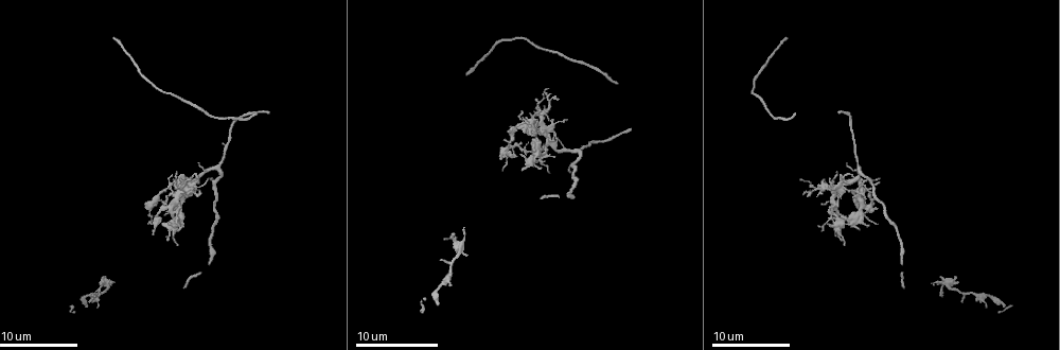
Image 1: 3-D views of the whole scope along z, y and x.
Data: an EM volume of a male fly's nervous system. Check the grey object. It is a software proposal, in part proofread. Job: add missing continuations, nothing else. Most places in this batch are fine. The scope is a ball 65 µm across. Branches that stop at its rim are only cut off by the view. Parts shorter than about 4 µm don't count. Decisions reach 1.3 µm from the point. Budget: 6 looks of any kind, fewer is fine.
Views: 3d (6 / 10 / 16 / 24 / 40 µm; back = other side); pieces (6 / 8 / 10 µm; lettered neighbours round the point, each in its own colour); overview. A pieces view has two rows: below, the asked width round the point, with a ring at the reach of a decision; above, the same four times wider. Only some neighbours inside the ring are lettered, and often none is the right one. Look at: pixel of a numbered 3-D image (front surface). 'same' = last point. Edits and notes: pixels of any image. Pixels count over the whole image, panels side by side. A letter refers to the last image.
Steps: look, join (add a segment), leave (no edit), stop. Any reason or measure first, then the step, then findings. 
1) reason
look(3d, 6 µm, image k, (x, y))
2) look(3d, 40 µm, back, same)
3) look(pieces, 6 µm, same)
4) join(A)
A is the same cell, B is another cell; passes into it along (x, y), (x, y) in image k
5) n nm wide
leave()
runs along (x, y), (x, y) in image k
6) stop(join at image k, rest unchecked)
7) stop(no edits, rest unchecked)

look(pieces, 10 µm, image 1, (116, 38))

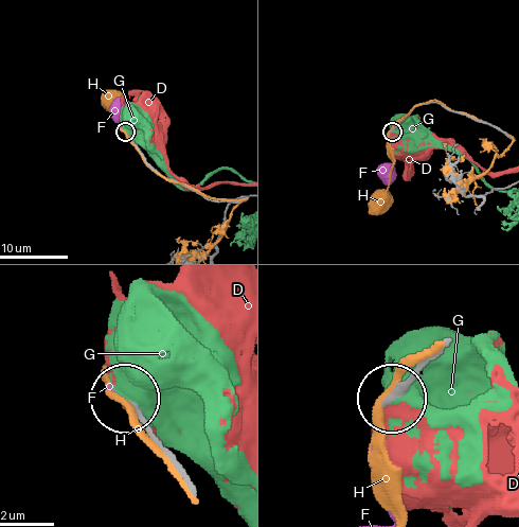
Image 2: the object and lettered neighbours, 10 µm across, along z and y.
240 nm wide
join(F)
F is the same cell, D, G and H are other cells; the neuron continues

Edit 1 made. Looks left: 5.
branch stops here
look(3d, 10 µm, image 1, (199, 190))

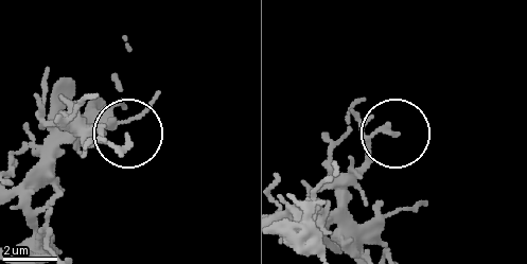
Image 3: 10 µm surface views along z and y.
look(pieces, 10 µm, image 3, (127, 139))

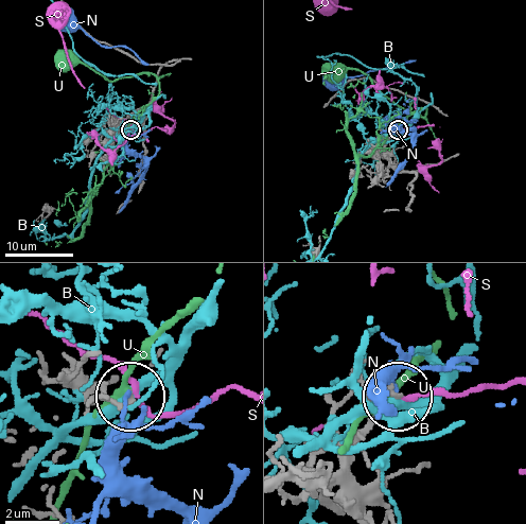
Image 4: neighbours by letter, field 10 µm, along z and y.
130 nm wide
leave()
B, N, S and U are other cells; no lettered segment goes on from it

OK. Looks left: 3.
branch stops here
look(3d, 10 µm, image 1, (166, 240))

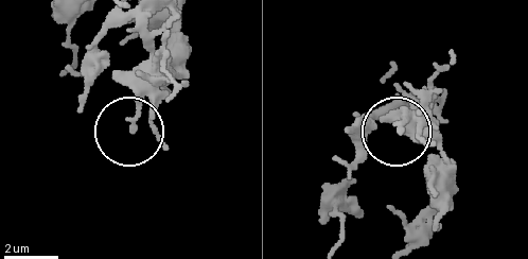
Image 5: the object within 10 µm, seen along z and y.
look(pieces, 8 µm, image 5, (135, 129))

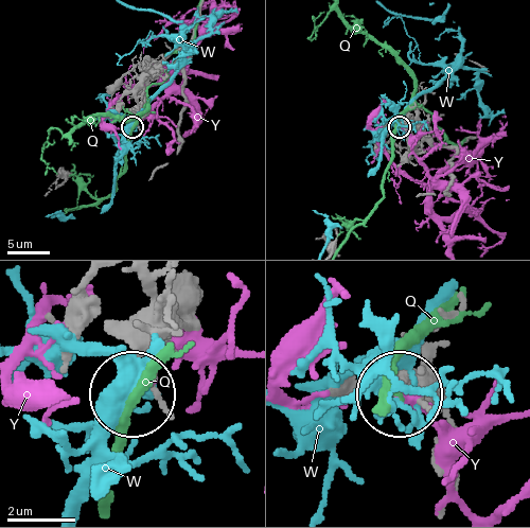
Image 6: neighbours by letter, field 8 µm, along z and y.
leave()
Q, W and Y are other cells; none of them fits

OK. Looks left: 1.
stop(join at image 2, rest unchecked)

